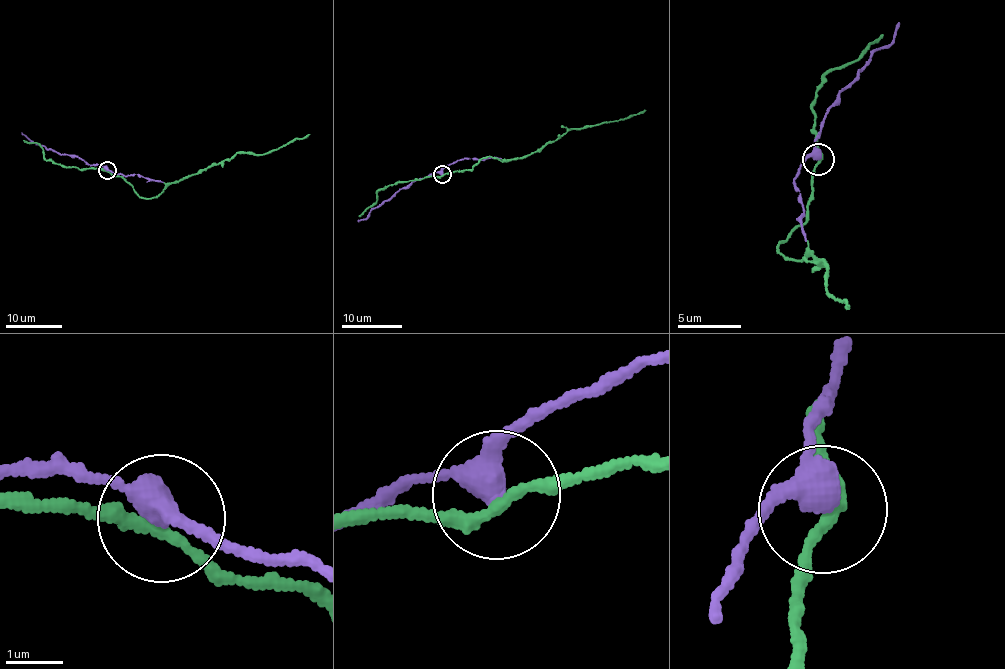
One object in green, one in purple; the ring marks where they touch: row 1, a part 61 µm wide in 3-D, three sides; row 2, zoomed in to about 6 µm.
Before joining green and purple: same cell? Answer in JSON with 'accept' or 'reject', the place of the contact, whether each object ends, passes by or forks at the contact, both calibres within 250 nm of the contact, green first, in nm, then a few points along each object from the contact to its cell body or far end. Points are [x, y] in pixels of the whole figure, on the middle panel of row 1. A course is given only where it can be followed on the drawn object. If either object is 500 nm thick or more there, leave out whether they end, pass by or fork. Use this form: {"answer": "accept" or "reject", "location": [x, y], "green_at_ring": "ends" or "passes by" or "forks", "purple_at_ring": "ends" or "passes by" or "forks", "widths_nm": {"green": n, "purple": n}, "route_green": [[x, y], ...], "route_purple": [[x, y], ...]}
{"answer": "accept", "location": [442, 174], "green_at_ring": "passes by", "purple_at_ring": "passes by", "widths_nm": {"green": 200, "purple": 400}, "route_green": [[442, 175], [472, 169], [491, 156], [507, 160], [526, 156], [572, 129], [646, 110]], "route_purple": [[442, 174], [432, 173], [413, 180], [366, 217], [357, 220]]}

